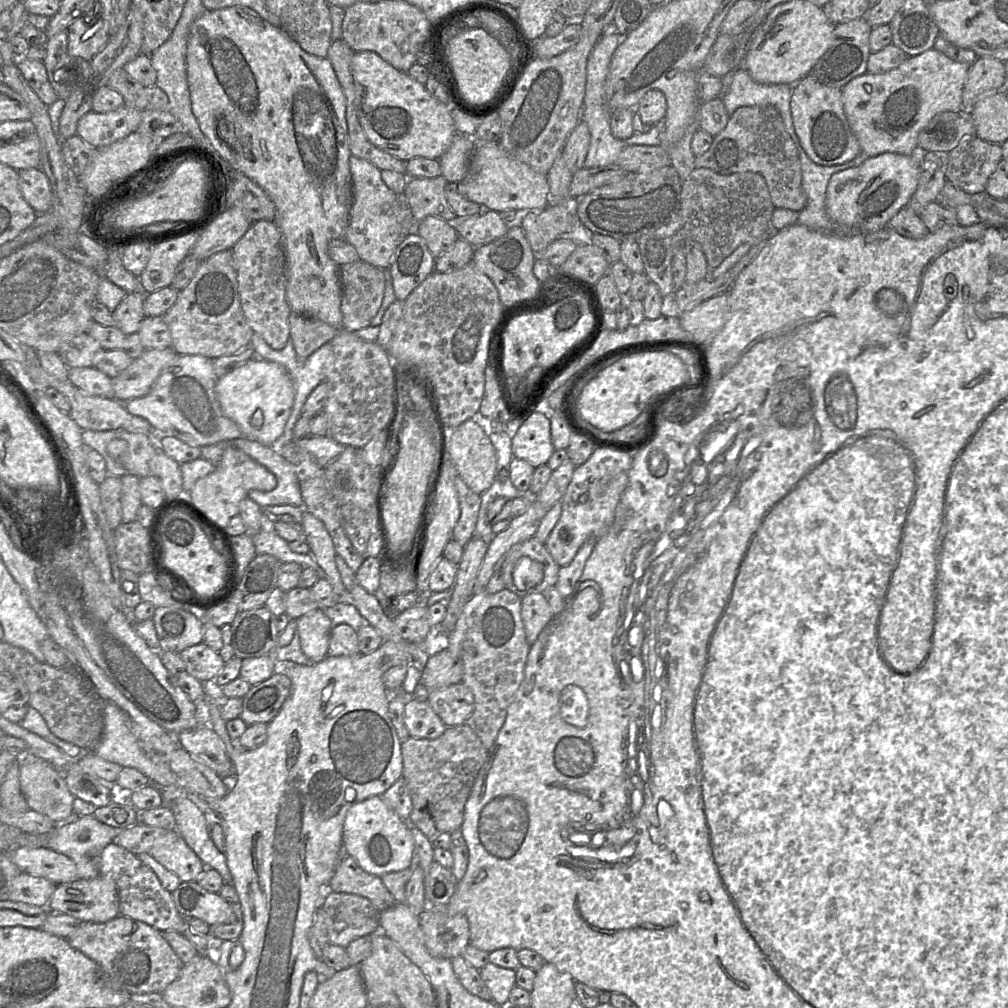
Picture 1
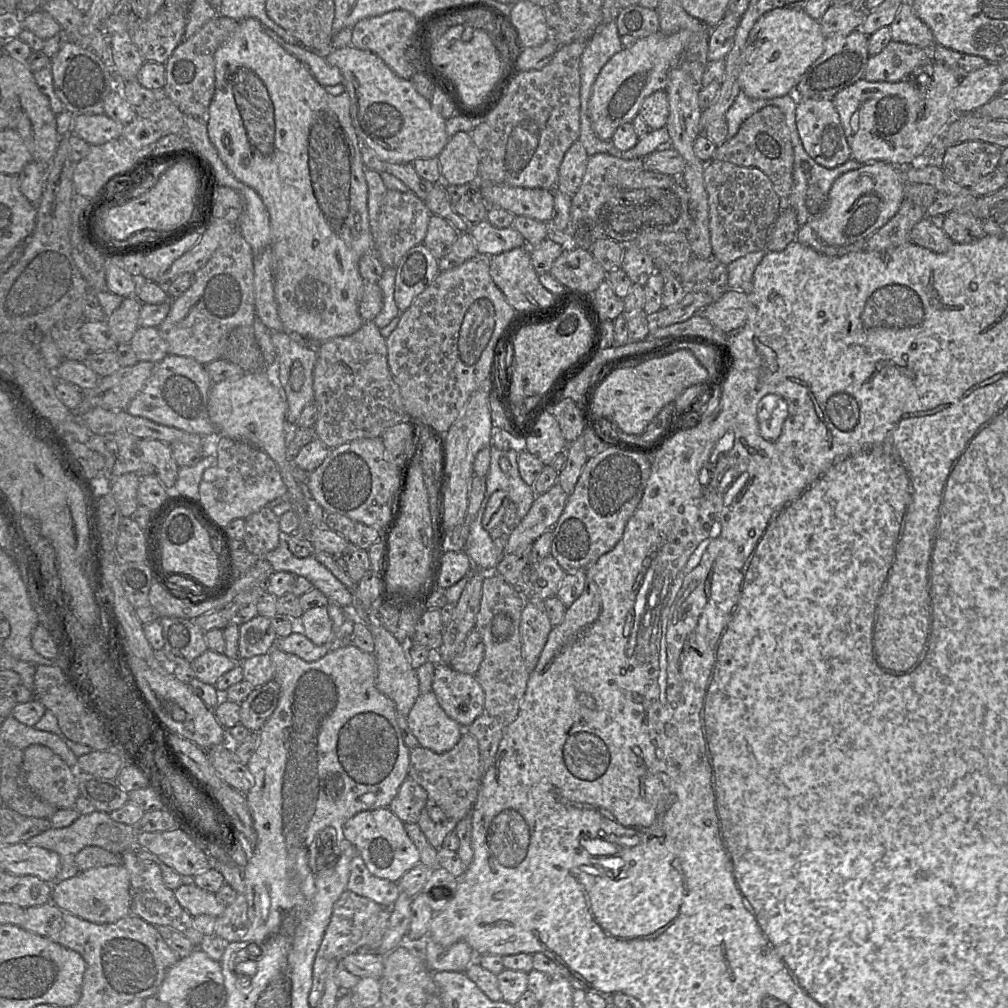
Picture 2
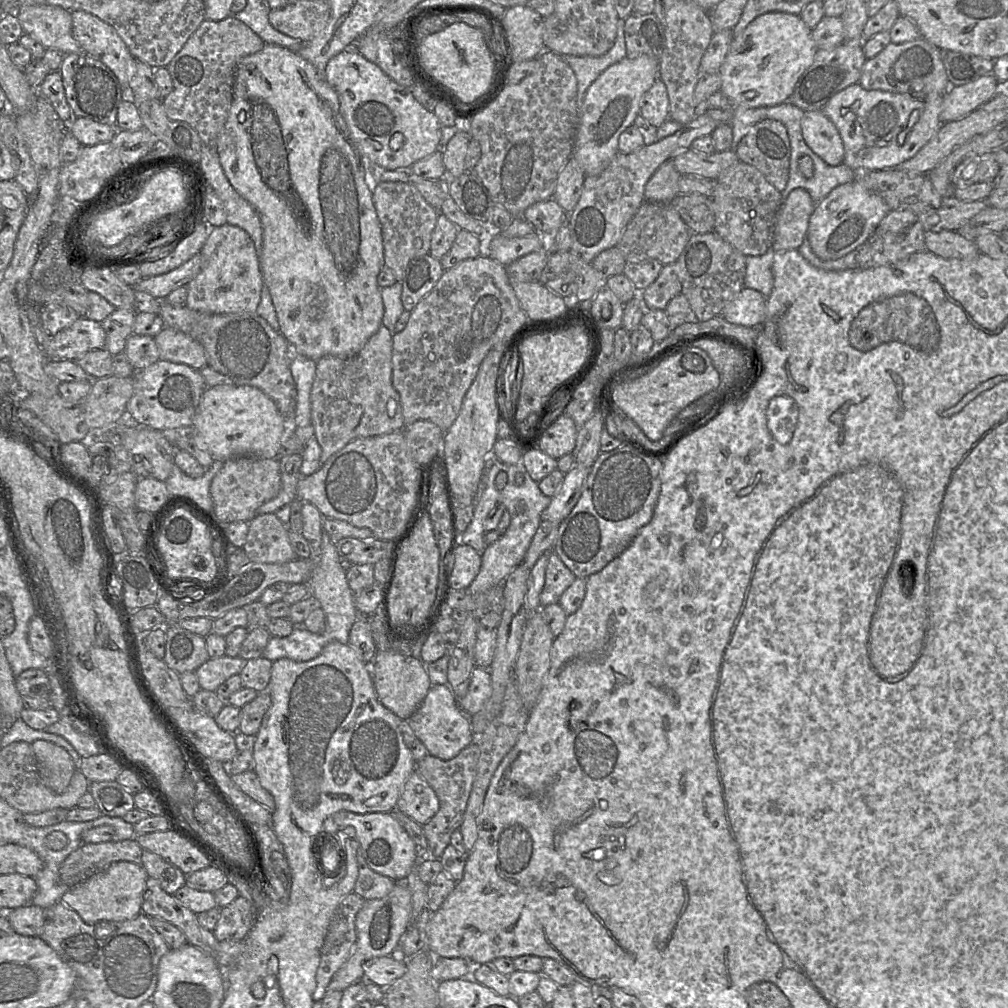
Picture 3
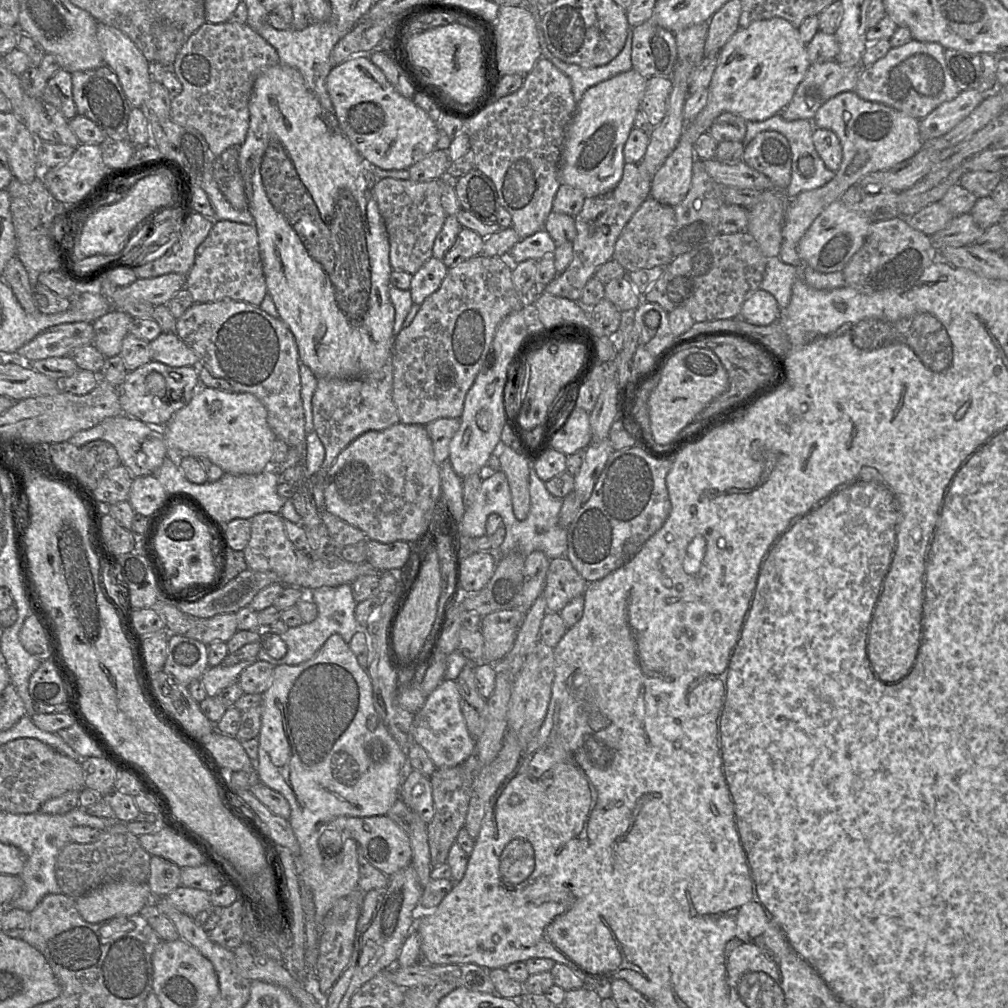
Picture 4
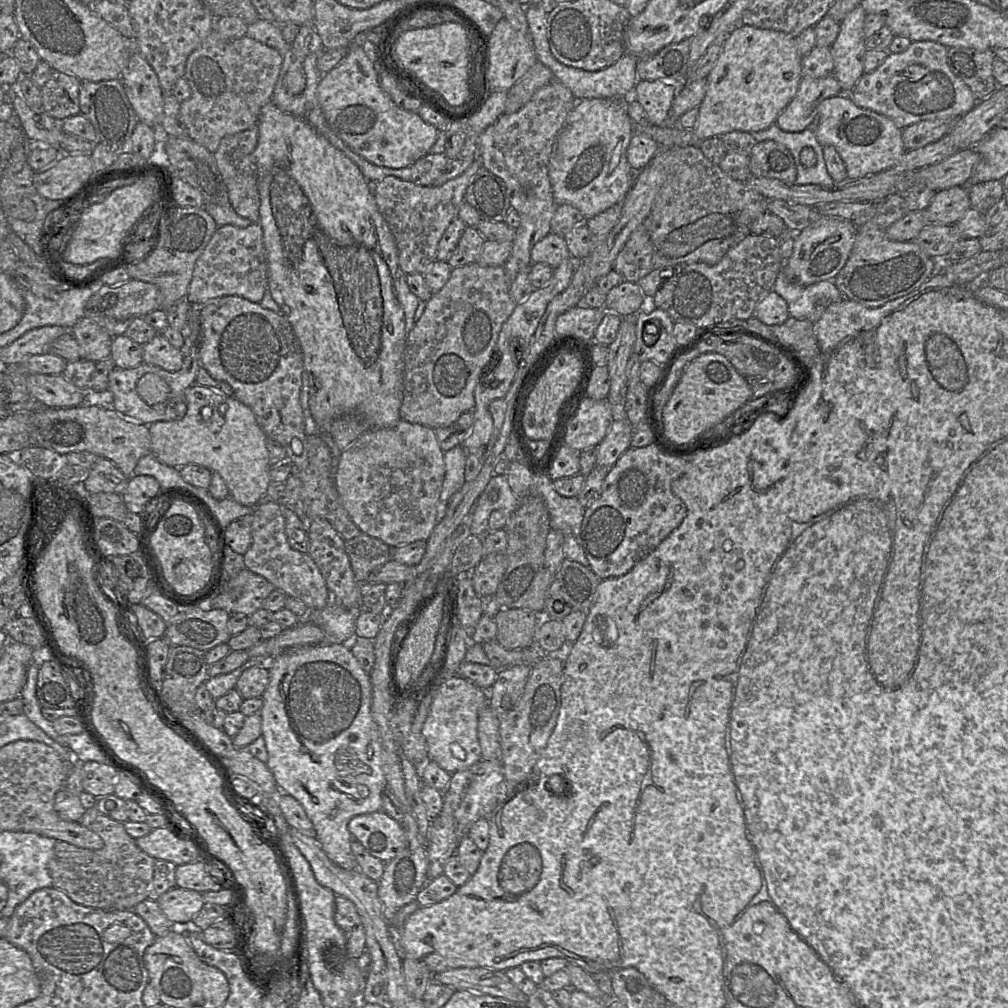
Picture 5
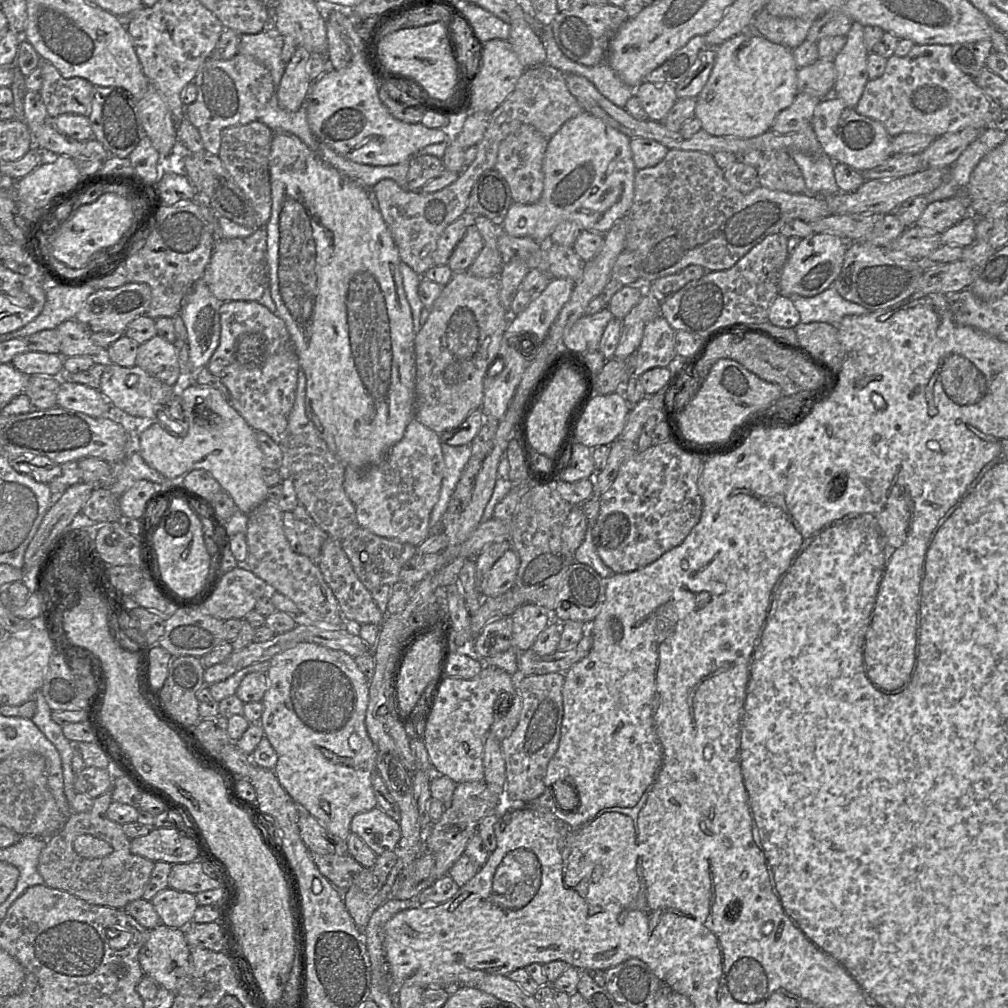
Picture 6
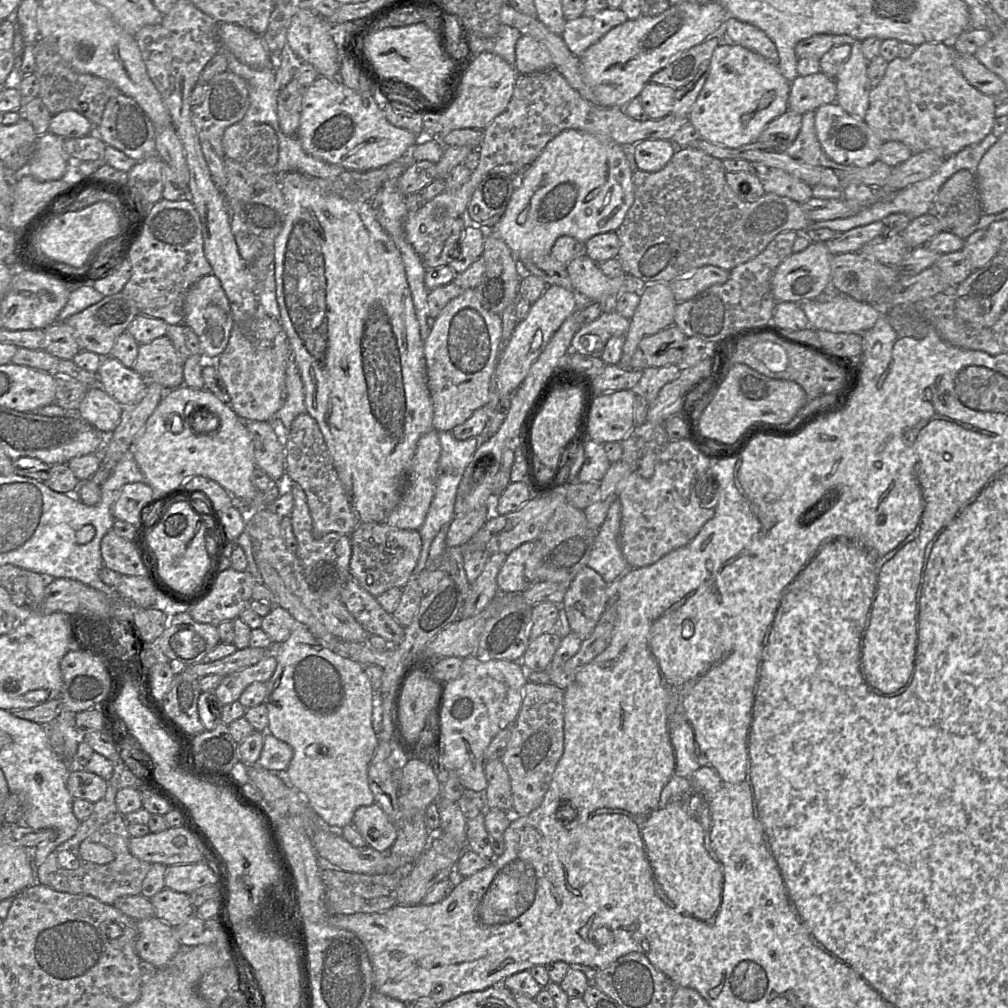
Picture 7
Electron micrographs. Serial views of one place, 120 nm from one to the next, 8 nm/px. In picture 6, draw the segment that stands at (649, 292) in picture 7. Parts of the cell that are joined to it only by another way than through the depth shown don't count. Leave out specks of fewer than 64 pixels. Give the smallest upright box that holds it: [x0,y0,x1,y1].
[614,292,661,359]

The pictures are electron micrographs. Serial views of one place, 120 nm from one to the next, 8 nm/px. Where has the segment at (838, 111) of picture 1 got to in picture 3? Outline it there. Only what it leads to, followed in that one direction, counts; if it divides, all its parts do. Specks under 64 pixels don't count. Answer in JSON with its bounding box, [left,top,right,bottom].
[801,110,845,166]

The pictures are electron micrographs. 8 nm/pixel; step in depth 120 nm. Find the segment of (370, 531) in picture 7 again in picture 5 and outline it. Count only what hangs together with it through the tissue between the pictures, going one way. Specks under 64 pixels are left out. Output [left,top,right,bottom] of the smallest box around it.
[345,533,392,583]

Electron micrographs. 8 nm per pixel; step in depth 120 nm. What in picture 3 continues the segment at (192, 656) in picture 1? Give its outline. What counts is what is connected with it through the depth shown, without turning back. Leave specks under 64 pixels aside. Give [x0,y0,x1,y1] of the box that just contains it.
[195,655,247,691]

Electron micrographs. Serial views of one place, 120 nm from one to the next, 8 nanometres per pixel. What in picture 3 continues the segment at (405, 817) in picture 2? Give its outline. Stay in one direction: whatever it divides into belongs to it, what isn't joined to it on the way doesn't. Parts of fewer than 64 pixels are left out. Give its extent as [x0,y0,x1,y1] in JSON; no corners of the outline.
[396,769,439,825]

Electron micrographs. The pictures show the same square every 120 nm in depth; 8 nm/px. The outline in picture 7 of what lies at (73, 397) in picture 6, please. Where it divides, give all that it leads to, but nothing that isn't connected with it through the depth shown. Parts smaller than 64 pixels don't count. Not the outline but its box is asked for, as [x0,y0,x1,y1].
[77,384,123,435]

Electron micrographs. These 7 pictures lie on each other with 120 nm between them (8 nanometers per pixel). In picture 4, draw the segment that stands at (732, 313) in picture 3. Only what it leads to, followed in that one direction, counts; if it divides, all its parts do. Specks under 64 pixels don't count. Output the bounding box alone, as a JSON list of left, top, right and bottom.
[739,289,780,326]

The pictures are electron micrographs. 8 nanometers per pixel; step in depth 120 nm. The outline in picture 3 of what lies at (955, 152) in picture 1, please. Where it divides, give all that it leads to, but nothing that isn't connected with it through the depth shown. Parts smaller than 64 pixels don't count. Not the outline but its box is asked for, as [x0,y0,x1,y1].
[951,152,999,188]

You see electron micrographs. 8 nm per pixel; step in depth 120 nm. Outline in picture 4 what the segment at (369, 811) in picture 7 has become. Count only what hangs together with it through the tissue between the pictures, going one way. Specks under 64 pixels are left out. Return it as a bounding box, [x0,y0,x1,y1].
[327,815,412,877]

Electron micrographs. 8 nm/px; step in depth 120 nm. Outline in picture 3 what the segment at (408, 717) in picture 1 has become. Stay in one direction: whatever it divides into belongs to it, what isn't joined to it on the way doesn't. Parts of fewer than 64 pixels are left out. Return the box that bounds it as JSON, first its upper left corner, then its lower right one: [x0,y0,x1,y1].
[406,684,474,760]

